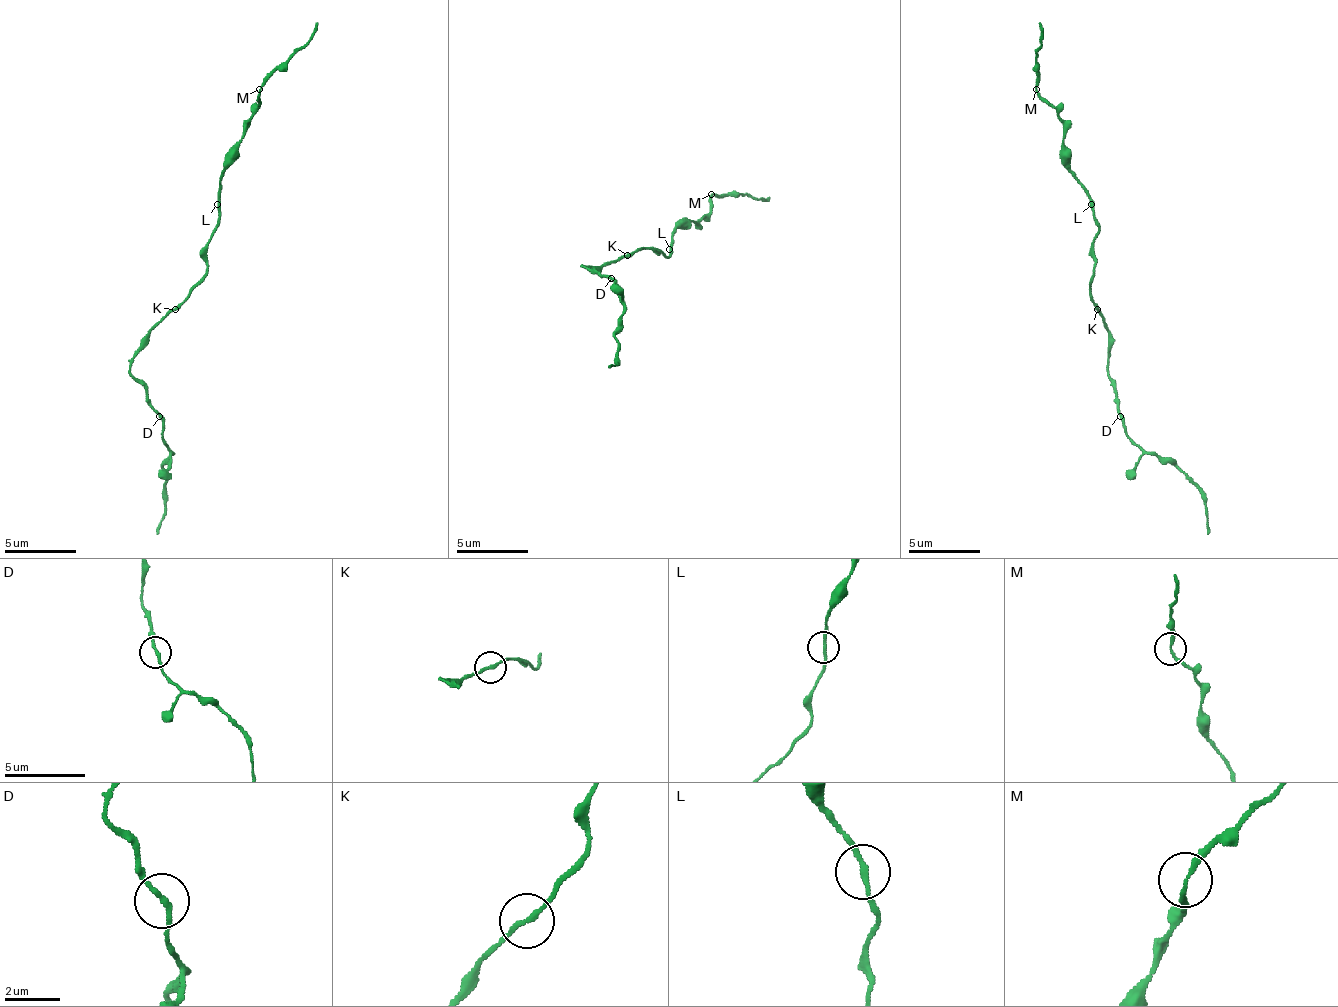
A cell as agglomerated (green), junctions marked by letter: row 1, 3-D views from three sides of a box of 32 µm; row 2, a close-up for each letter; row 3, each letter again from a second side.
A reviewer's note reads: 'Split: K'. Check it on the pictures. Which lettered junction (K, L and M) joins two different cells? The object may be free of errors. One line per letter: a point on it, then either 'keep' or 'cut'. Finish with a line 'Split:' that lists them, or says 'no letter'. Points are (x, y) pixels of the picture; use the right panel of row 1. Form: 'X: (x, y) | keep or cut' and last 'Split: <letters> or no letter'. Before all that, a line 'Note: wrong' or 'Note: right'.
Note: right
K: (1097, 309) | cut
L: (1091, 204) | keep
M: (1036, 89) | keep
Split: K

